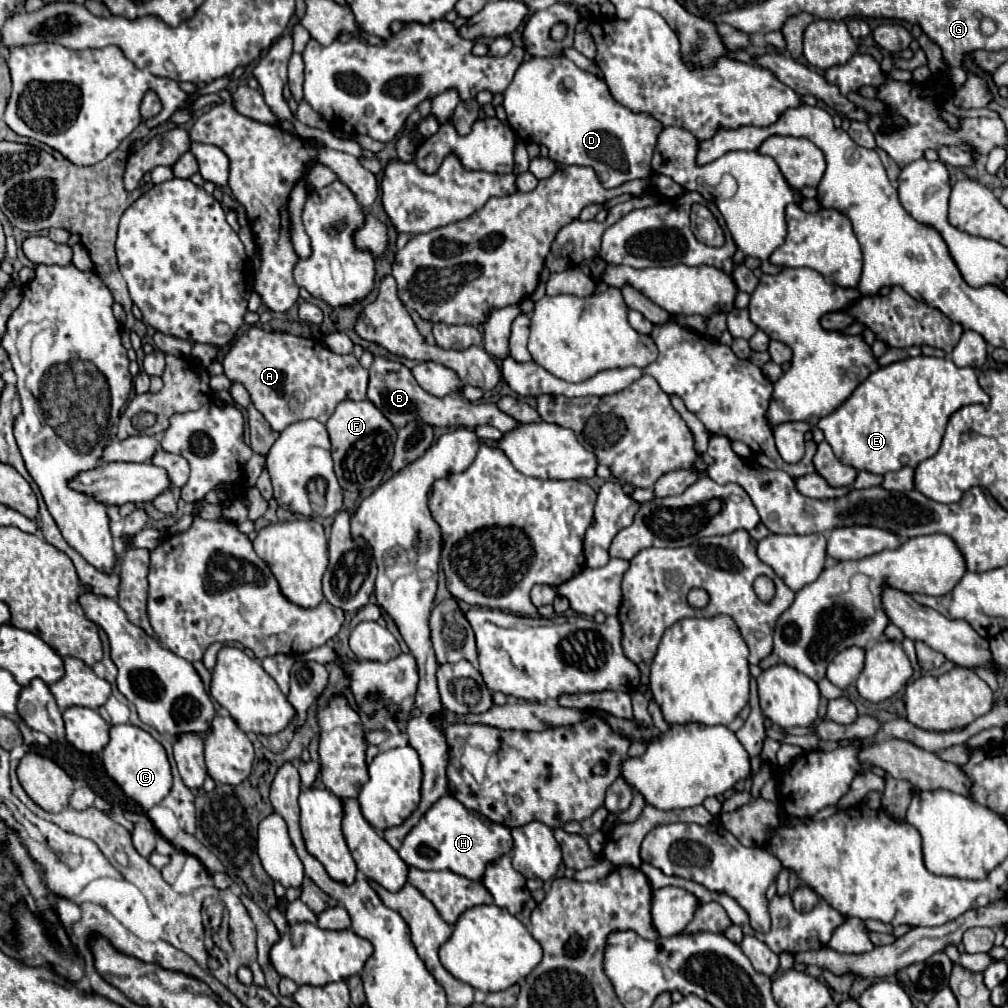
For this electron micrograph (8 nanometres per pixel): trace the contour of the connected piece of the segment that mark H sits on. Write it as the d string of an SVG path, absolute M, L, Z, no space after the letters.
M445 795L409 831L399 849L399 857L411 867L447 869L471 881L479 881L483 877L485 865L509 851L511 851L509 827L493 823L487 817L465 809L455 797Z

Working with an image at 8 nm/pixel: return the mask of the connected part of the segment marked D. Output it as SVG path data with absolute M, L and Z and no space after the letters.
M567 57L527 59L517 69L513 83L507 87L503 107L509 125L525 143L545 145L549 149L549 157L557 163L579 163L593 167L601 185L607 189L619 187L631 179L647 179L651 175L651 157L657 145L657 135L663 131L663 125L647 113L631 113L627 107L623 107L611 97L605 81L579 69Z

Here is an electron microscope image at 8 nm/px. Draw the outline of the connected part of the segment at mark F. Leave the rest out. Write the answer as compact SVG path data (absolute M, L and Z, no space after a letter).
M343 401L337 405L335 413L325 423L329 441L331 441L331 457L335 463L335 475L339 479L341 489L345 491L367 491L377 489L383 483L383 475L389 469L391 457L393 457L393 443L397 437L397 429L383 417L383 413L371 403L371 401Z

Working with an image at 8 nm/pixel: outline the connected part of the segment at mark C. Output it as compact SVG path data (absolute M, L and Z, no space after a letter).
M111 725L109 743L103 749L103 765L109 777L113 777L127 797L137 801L145 811L159 805L171 791L171 765L163 745L153 739L145 729L135 725Z

